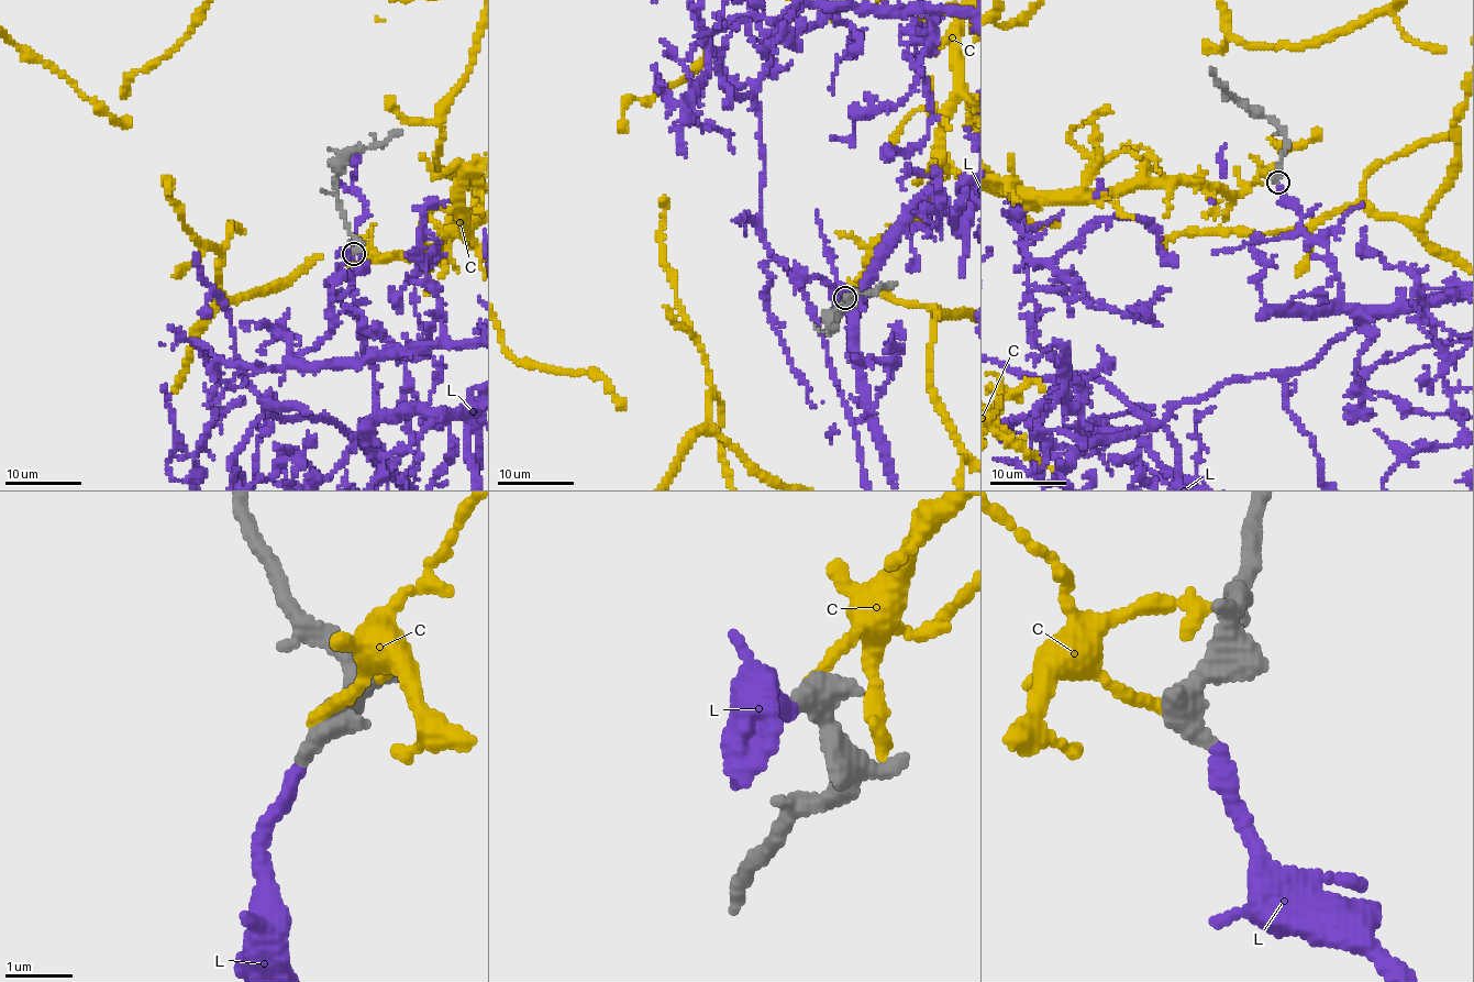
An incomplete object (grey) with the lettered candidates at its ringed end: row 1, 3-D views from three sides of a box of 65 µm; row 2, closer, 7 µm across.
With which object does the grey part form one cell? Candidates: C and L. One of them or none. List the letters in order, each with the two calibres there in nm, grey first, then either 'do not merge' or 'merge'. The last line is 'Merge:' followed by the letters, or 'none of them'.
C: 480/160 nm | do not merge
L: 400/240 nm | merge
Merge: L

